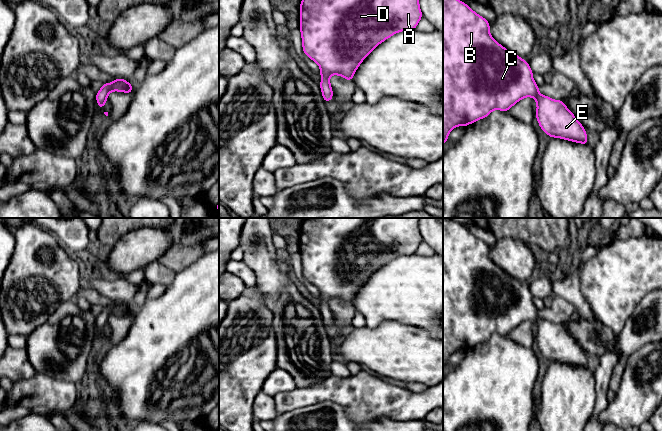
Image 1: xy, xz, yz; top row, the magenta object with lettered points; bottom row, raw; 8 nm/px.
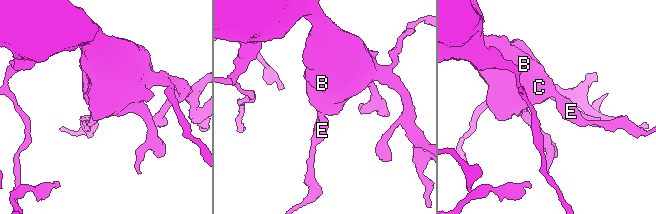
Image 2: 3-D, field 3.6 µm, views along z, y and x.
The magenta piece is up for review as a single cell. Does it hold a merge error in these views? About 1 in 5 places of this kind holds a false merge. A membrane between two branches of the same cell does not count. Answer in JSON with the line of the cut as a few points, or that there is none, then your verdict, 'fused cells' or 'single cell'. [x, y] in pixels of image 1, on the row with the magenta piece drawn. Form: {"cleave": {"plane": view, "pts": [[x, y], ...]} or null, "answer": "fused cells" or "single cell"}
{"cleave": null, "answer": "single cell"}

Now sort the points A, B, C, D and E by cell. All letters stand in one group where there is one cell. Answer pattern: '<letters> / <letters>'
A B C D E

